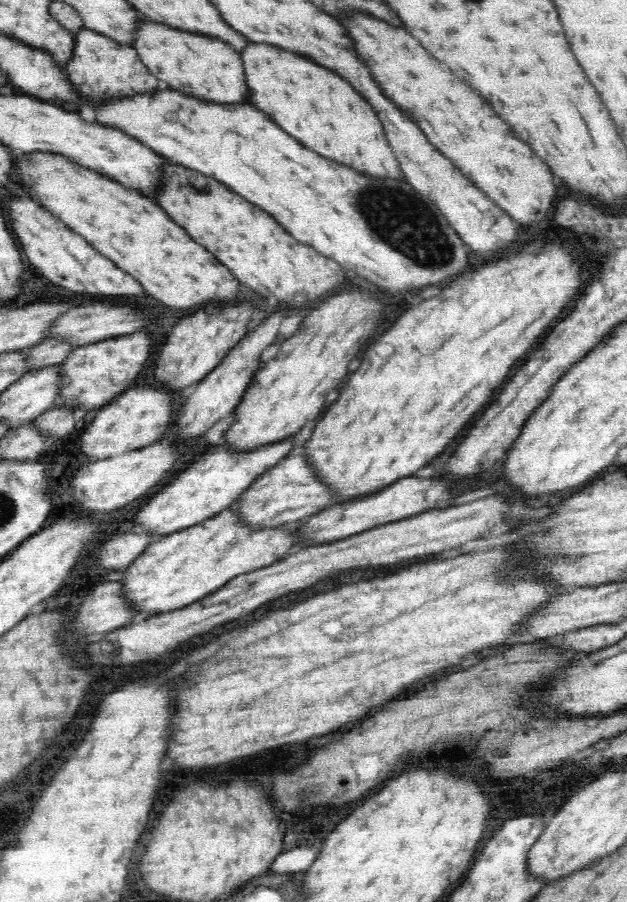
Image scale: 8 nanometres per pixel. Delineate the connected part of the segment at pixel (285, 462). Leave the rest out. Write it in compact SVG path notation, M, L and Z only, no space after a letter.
M300 436L292 442L292 452L296 456L286 456L271 469L261 474L241 495L230 508L235 520L249 530L274 530L282 526L299 525L303 520L326 508L326 490L320 490L316 482L312 482L312 474L304 466L304 458L300 458L302 444Z

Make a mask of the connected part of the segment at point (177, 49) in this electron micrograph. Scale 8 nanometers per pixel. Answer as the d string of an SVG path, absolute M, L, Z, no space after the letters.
M144 24L144 34L140 34L140 42L136 42L136 50L150 74L166 82L174 92L218 106L238 106L248 102L250 94L242 58L222 42L208 42L204 36L196 38L196 34L180 34L178 30L168 30L164 26Z

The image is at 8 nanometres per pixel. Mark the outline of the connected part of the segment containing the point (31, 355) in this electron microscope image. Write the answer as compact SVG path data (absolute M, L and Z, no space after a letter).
M46 338L40 343L21 352L23 354L23 368L25 372L57 366L57 364L72 350L71 346Z

